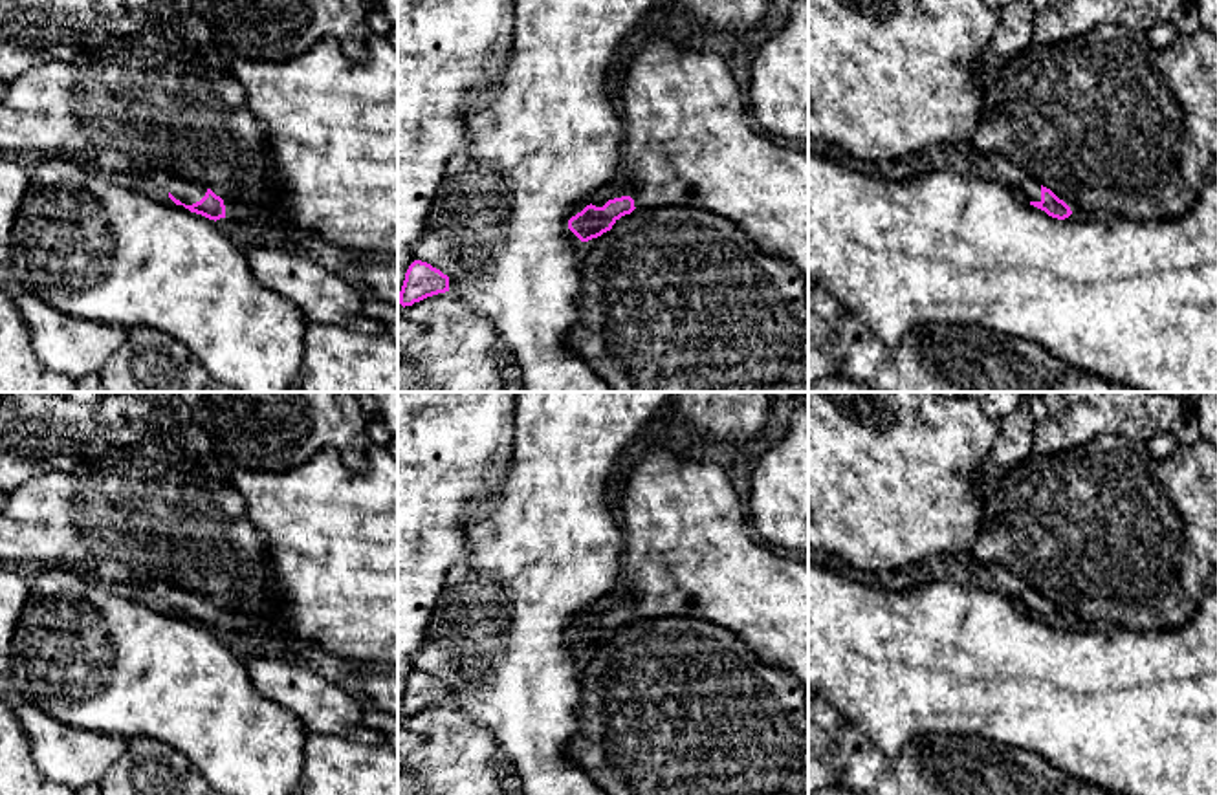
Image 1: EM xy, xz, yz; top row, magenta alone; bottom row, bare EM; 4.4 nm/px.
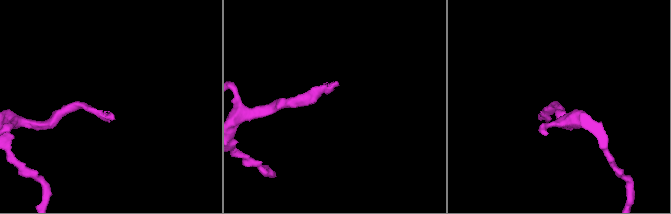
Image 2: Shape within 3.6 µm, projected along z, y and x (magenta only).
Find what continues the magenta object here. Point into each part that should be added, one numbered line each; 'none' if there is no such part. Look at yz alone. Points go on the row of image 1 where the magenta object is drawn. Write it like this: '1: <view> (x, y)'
1: yz (1014, 176)

